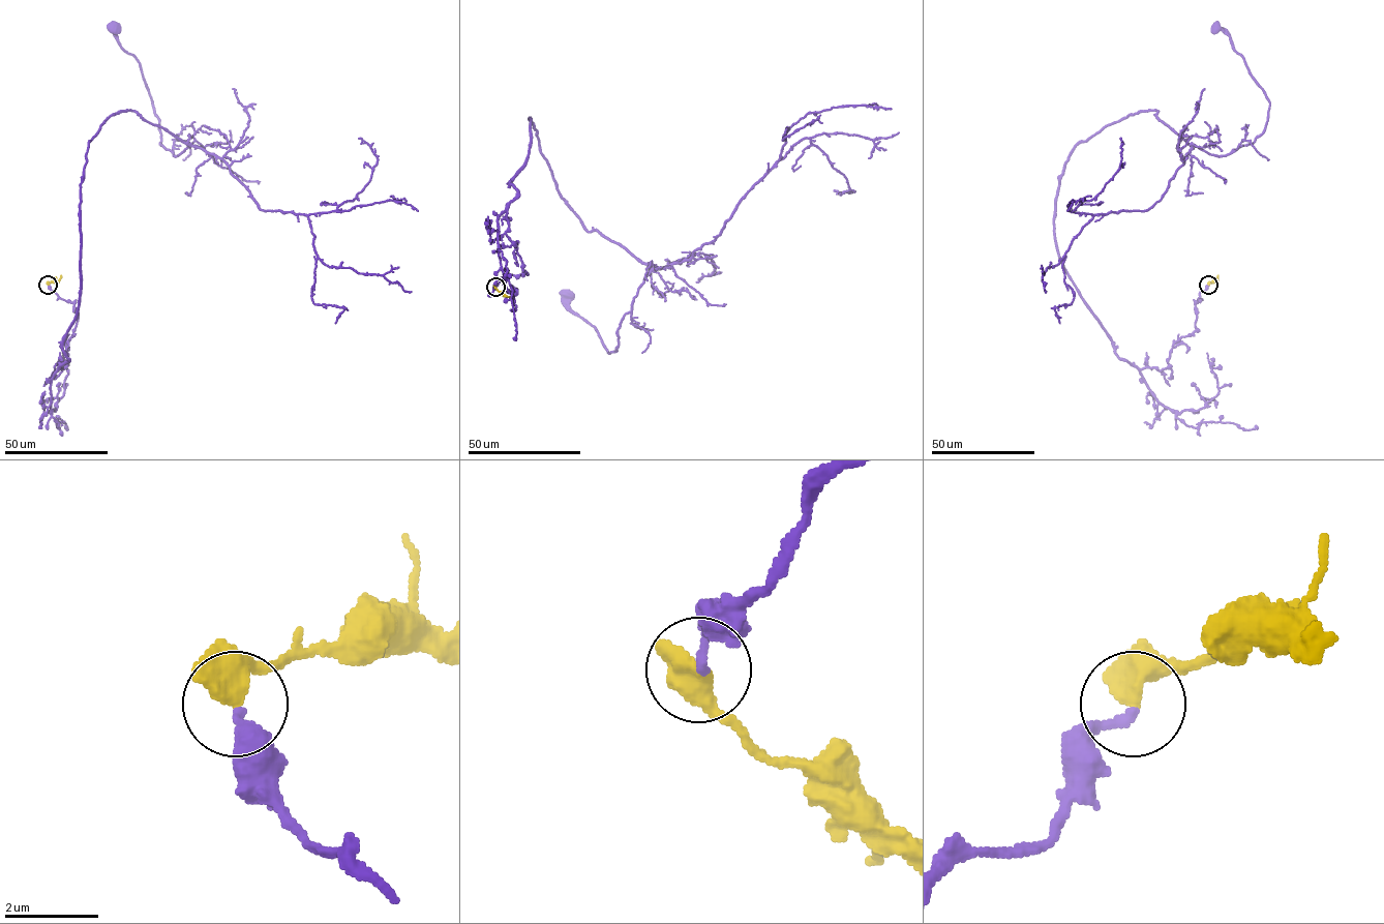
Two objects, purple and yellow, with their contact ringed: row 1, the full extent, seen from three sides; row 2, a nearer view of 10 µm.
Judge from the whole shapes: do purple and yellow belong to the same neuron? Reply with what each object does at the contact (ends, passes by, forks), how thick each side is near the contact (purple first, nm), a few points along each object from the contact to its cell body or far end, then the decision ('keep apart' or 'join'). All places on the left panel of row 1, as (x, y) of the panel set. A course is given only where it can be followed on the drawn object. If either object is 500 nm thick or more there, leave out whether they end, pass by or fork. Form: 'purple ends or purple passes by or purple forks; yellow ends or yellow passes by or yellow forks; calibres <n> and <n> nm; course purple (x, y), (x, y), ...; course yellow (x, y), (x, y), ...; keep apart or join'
purple ends; yellow passes by; calibres 180 and 360 nm; course purple (48, 285), (78, 315), (57, 370), (89, 142), (132, 111), (190, 146), (160, 144), (114, 28); course yellow (48, 284), (58, 280), (60, 275); join

